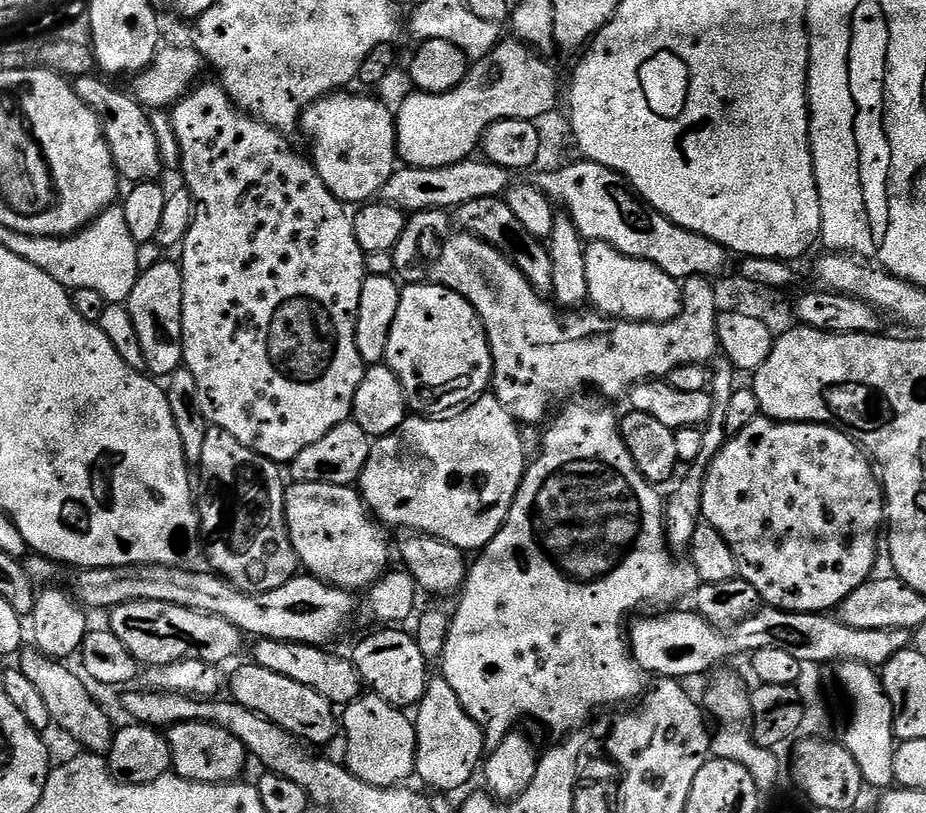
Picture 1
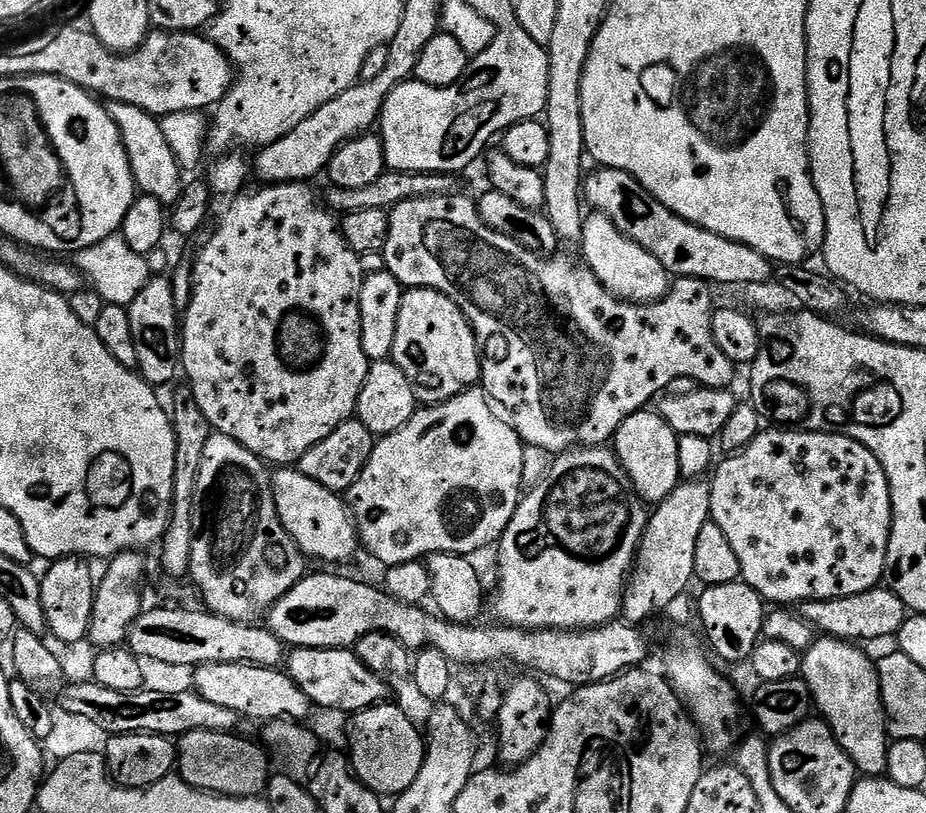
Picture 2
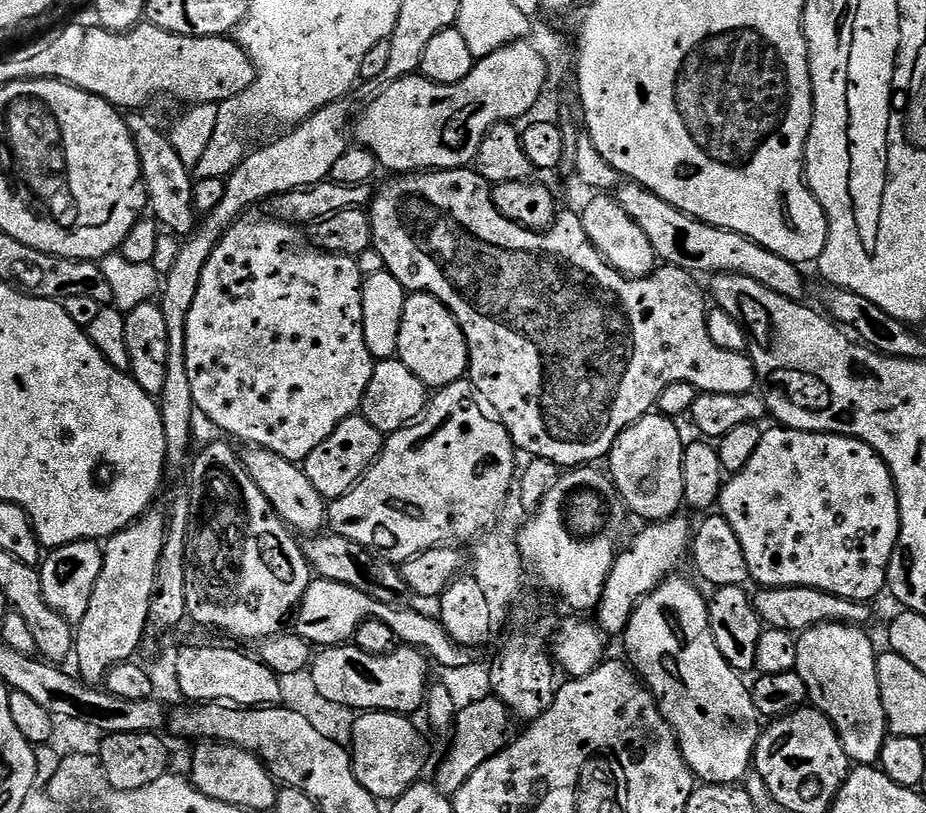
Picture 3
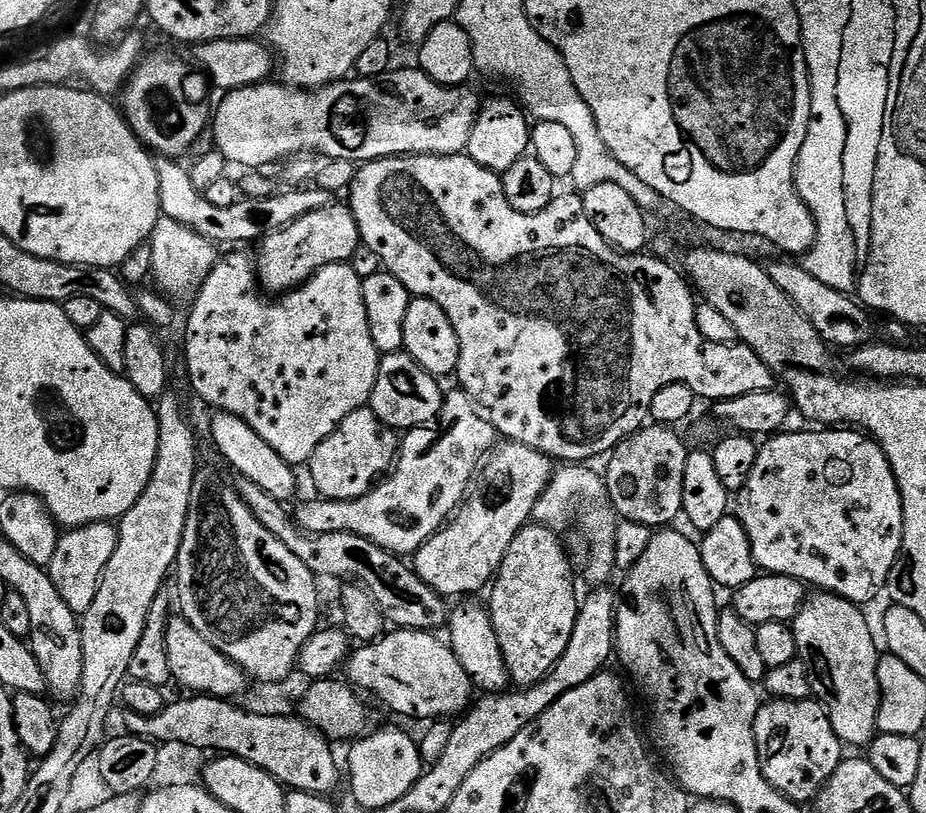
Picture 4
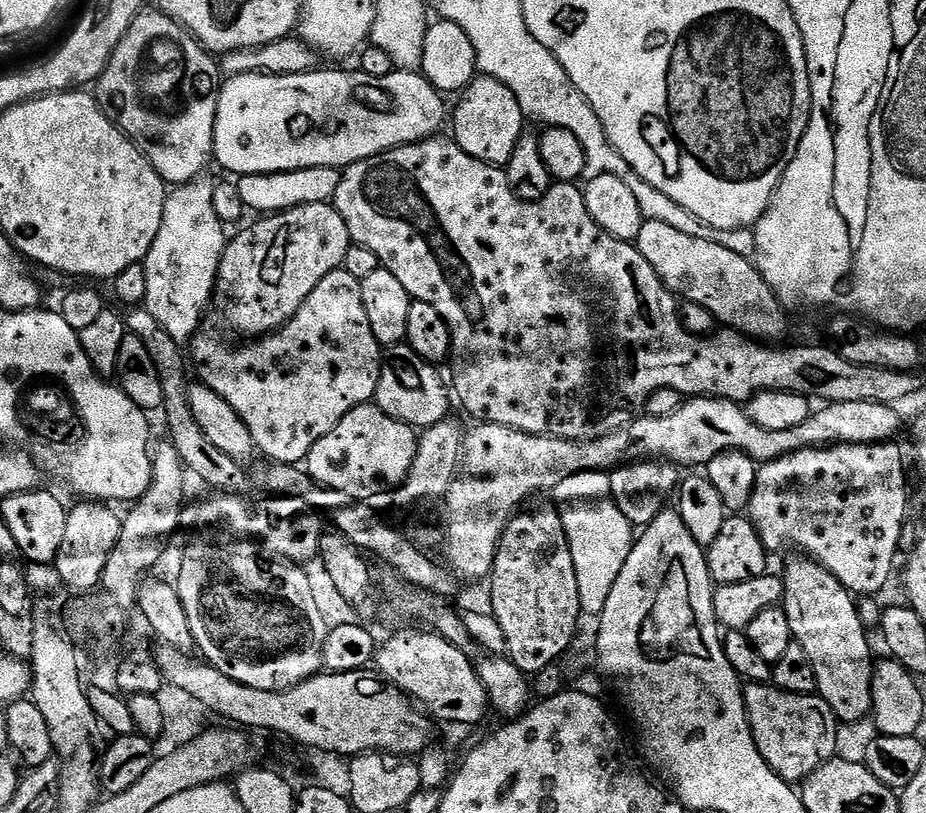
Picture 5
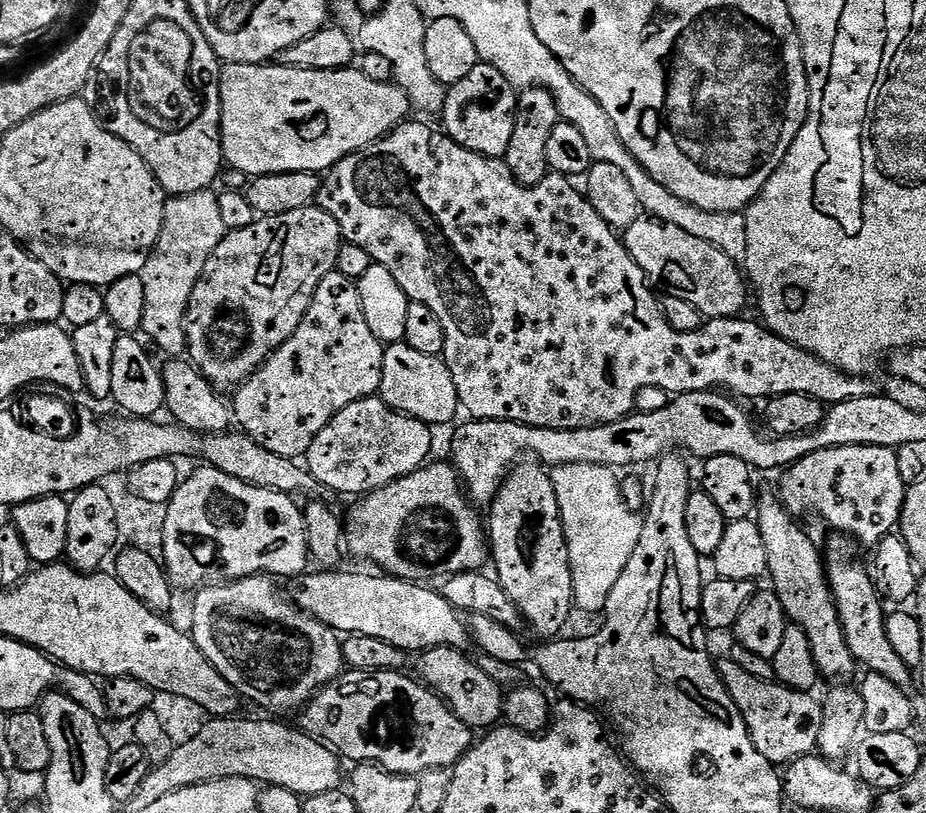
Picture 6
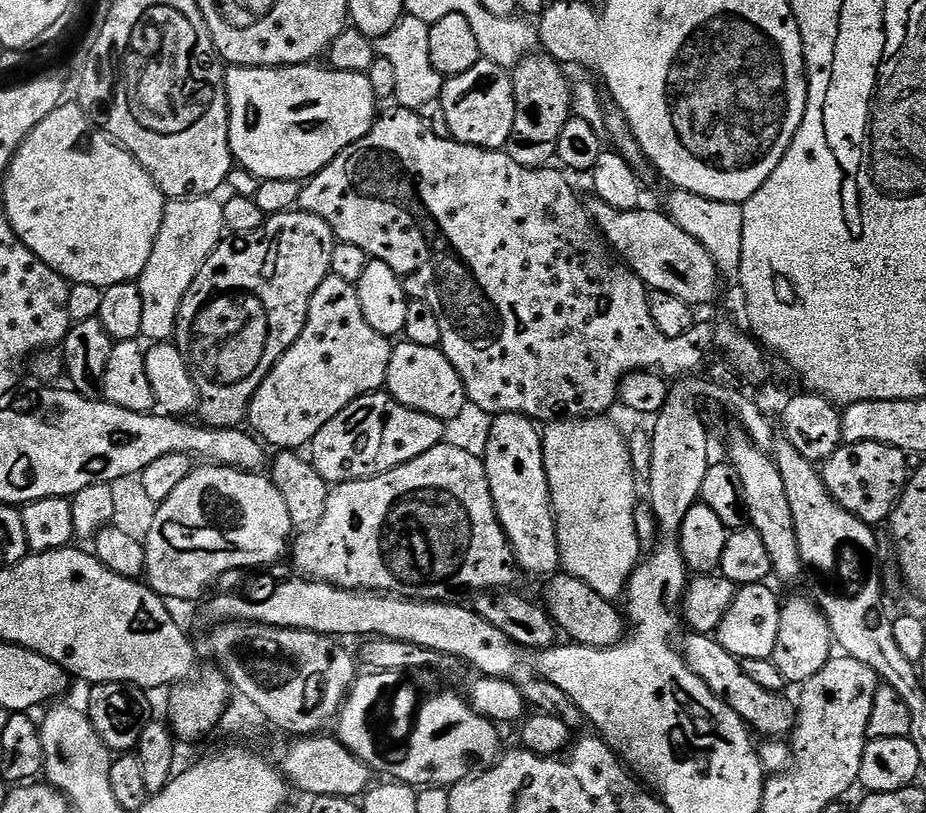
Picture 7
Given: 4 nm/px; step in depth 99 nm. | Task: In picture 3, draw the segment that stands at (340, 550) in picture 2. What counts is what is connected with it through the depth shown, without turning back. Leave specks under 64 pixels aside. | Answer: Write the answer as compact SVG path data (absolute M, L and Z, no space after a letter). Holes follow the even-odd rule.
M255 446L241 447L239 453L244 469L250 474L250 478L254 478L254 482L258 482L258 490L266 494L270 506L289 529L297 533L316 534L325 527L326 501L318 494L318 490L314 490L314 486L310 486L310 478L306 478L299 463L282 458L282 454L274 454L274 450Z

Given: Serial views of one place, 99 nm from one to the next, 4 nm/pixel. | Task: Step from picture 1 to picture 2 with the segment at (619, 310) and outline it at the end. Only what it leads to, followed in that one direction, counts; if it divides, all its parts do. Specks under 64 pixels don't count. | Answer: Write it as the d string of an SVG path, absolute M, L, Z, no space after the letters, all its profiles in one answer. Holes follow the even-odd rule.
M600 212L585 215L578 248L584 251L583 263L596 275L598 282L602 282L604 289L620 300L629 300L632 304L652 304L670 291L670 277L662 262L658 262L650 250L642 250L638 242L626 238L626 234L622 234L618 226Z

